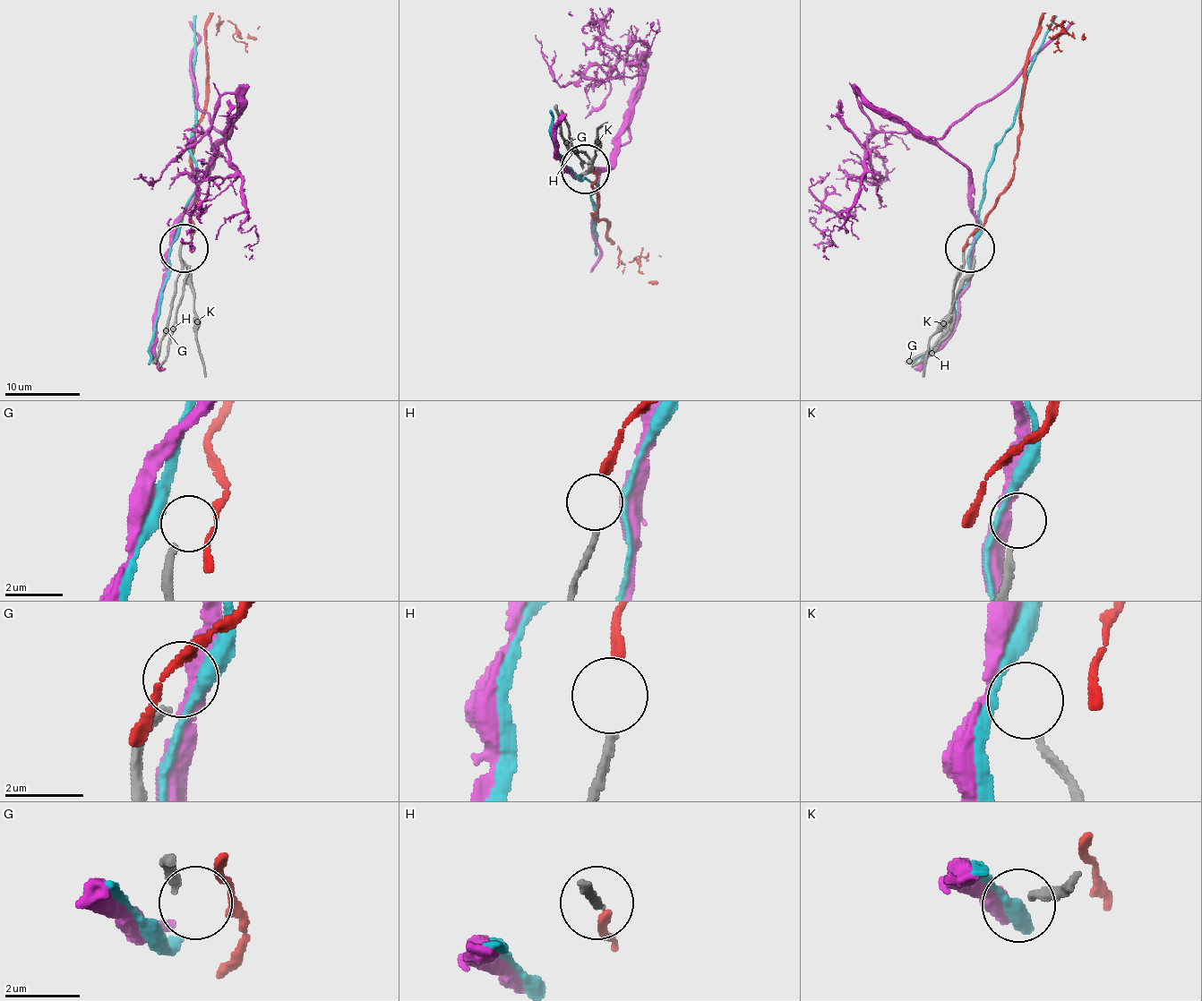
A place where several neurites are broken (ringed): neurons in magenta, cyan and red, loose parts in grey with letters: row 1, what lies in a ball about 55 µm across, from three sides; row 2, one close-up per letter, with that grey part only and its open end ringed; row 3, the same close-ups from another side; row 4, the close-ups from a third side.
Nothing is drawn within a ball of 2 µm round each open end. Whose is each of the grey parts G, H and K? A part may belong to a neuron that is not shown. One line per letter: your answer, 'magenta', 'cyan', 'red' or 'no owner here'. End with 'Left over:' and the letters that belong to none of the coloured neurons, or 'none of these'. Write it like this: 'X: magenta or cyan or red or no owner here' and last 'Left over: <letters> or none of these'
G: no owner here
H: red
K: no owner here
Left over: G, K

